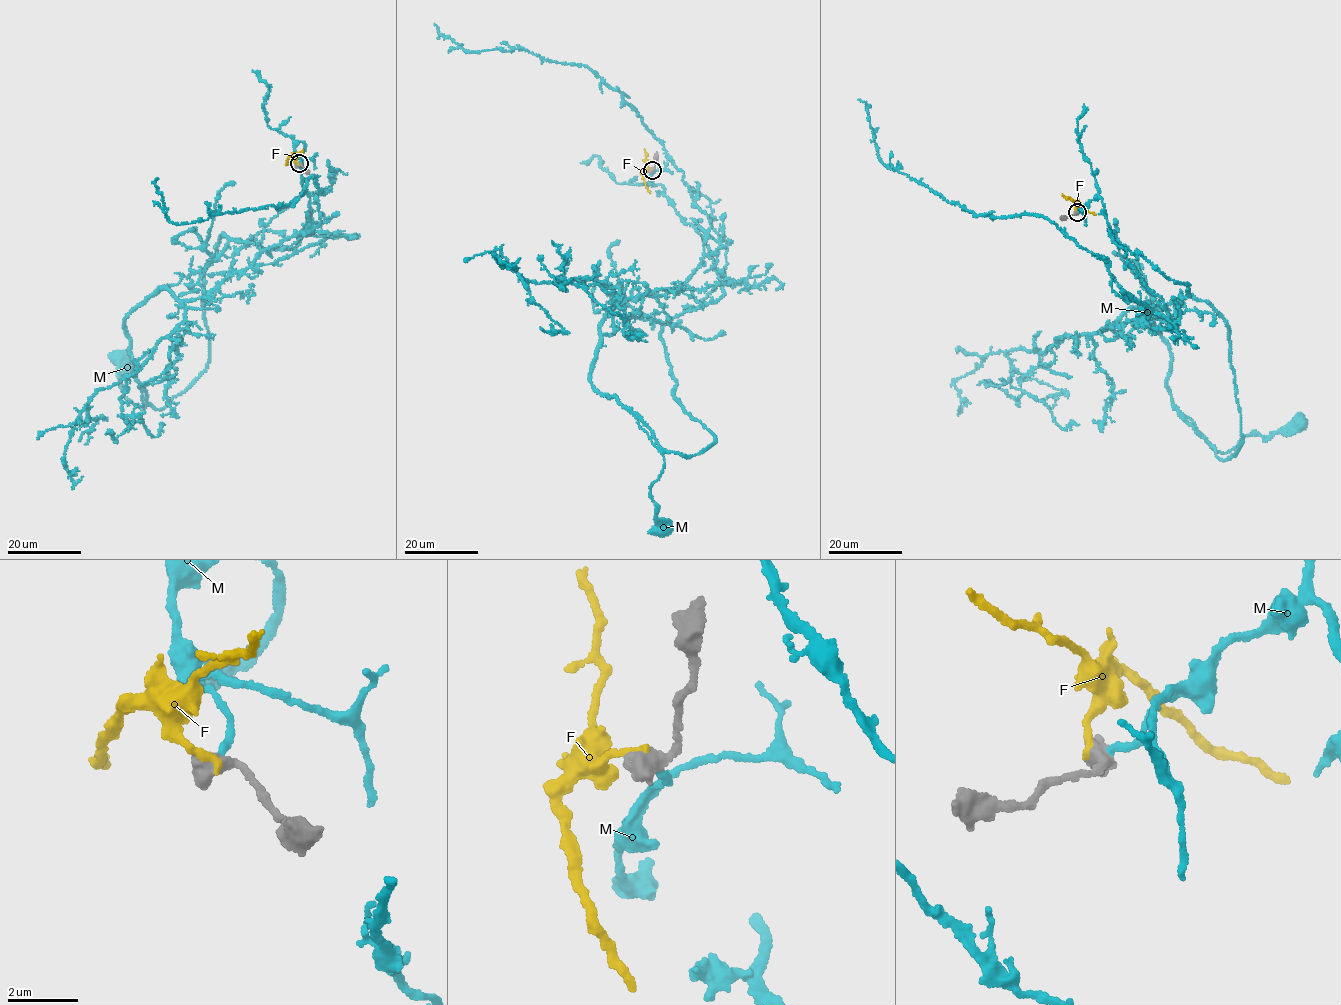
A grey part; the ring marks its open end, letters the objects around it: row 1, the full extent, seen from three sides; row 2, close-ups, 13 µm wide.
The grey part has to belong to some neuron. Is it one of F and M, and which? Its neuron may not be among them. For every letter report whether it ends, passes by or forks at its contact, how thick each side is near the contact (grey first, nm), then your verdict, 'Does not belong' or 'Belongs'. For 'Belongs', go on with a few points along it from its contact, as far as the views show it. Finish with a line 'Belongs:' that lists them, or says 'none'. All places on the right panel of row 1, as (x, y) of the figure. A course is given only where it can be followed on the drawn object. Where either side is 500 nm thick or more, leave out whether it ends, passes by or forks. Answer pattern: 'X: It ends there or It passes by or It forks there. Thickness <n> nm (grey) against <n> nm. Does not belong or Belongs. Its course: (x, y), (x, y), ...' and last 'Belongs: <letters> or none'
F: Thickness 650 nm (grey) against 240 nm. Does not belong
M: Thickness 650 nm (grey) against 200 nm. Belongs. Its course: (1077, 212), (1101, 198), (1161, 299), (1176, 332), (1115, 322), (1146, 316), (1208, 443), (1299, 422)
Belongs: M

